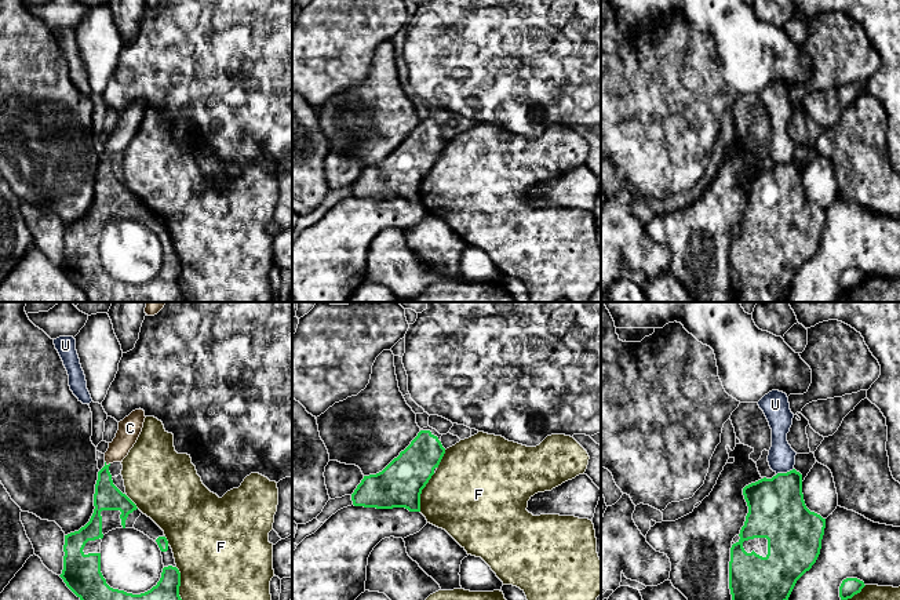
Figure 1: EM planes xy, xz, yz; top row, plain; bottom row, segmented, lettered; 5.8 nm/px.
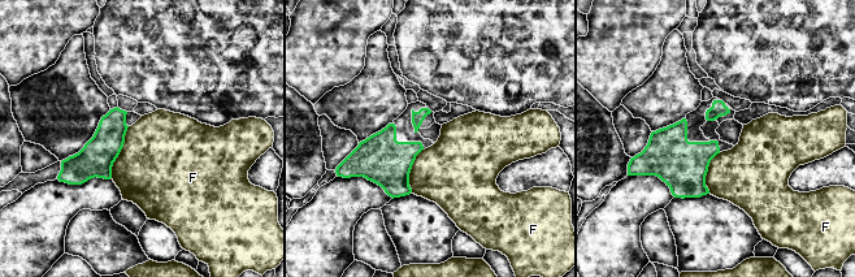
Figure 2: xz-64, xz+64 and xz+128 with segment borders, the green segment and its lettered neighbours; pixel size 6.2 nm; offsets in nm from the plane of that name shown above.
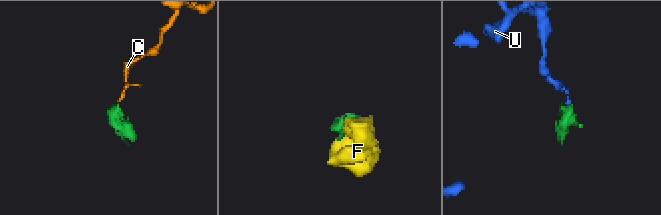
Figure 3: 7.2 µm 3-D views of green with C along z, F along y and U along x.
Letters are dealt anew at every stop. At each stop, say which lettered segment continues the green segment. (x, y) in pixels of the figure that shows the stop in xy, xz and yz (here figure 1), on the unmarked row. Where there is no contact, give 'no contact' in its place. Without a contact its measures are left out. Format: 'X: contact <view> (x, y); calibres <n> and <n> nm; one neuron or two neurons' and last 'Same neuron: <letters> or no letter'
C: contact xy (109, 155); calibres 160 and 140 nm; one neuron
F: contact xy (178, 280); calibres 280 and 480 nm; two neurons
U: contact yz (784, 164); calibres 340 and 160 nm; two neurons
Same neuron: C

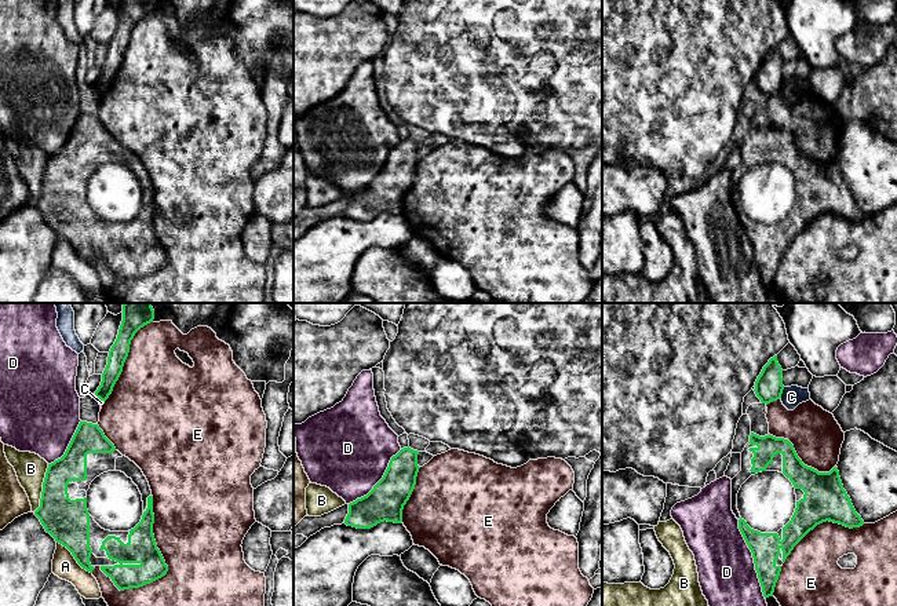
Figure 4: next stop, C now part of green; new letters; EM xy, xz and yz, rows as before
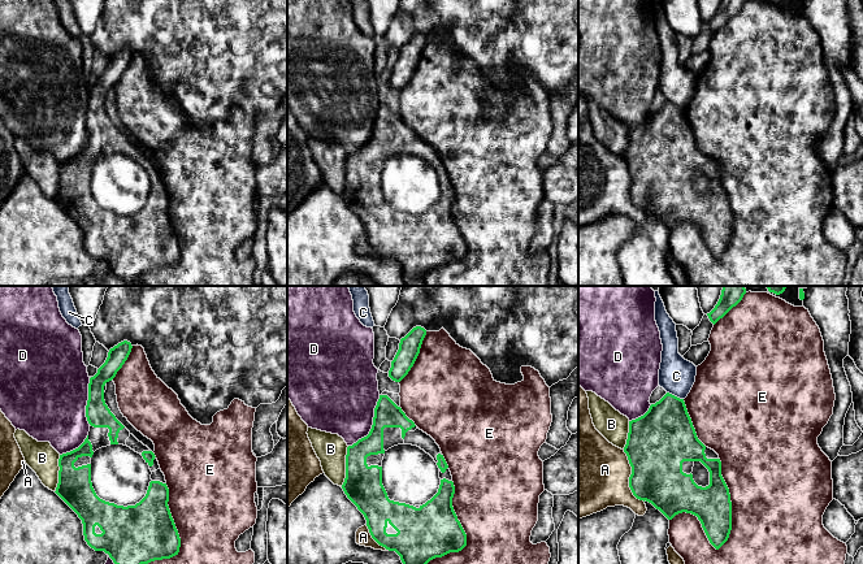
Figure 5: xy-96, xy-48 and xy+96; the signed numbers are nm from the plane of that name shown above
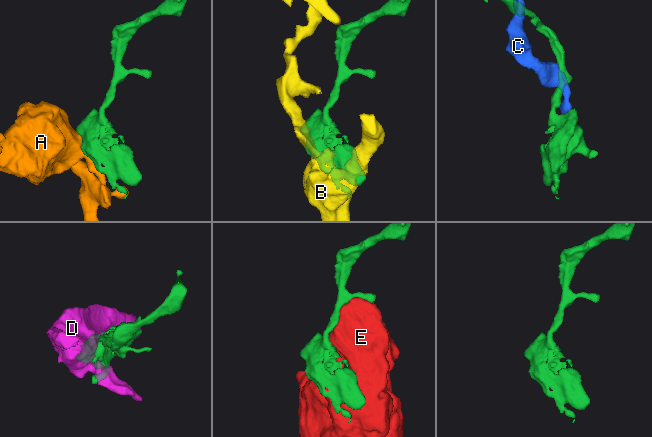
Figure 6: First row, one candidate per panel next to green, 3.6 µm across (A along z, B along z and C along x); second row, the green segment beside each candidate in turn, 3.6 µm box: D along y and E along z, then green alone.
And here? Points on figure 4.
A: contact xy (75, 249); calibres 260 and 150 nm; two neurons
B: contact xy (43, 179); calibres 260 and 180 nm; two neurons
C: contact yz (781, 84); calibres 160 and 120 nm; two neurons
D: contact yz (753, 248); calibres 170 and 340 nm; two neurons
E: contact xy (161, 248); calibres 180 and 480 nm; two neurons
Same neuron: no letter

